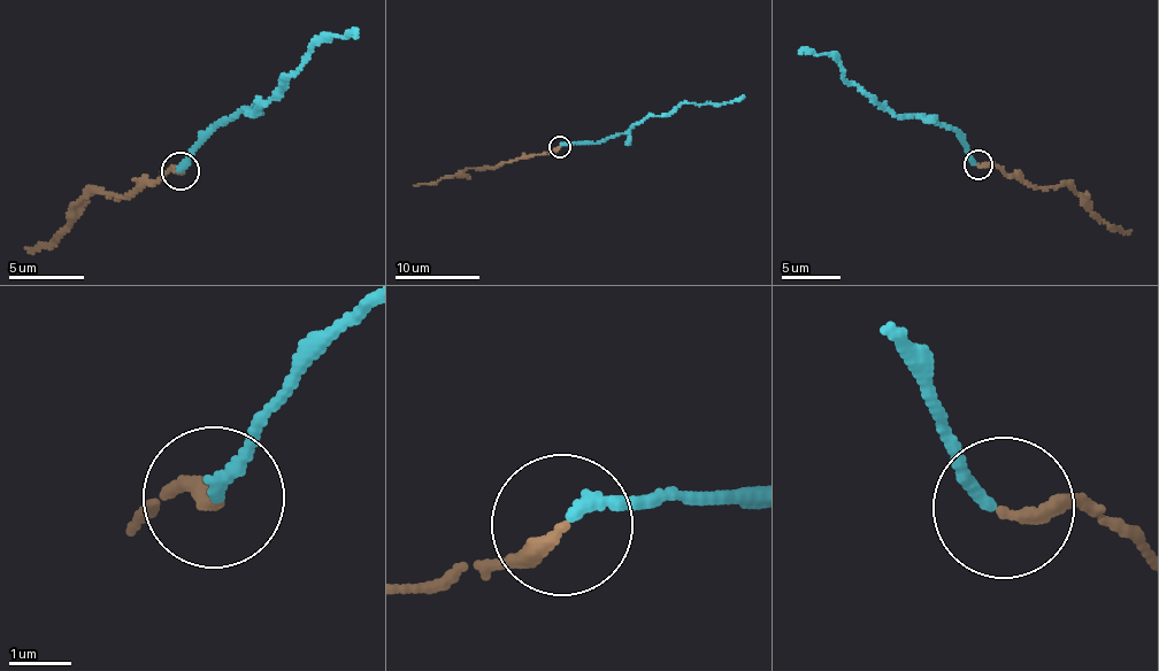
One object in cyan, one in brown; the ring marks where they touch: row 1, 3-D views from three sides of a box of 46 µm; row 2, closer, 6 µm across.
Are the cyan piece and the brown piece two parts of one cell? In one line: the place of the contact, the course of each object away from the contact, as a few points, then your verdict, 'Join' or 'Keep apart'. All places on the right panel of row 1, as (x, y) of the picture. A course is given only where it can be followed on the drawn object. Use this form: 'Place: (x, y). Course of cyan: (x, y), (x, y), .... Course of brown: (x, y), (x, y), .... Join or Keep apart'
Place: (979, 164). Course of cyan: (976, 163), (956, 131), (926, 116), (900, 118), (850, 82), (833, 55), (799, 53). Course of brown: (979, 164), (996, 166), (1037, 189), (1072, 186), (1082, 205), (1112, 225), (1130, 231). Join

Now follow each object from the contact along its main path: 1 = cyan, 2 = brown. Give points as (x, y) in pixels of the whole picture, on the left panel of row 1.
1: (179, 170), (217, 126), (242, 110), (255, 116), (260, 105), (278, 92), (285, 75), (324, 38), (355, 37)
2: (182, 169), (169, 169), (123, 198), (84, 194), (55, 241), (25, 248)

